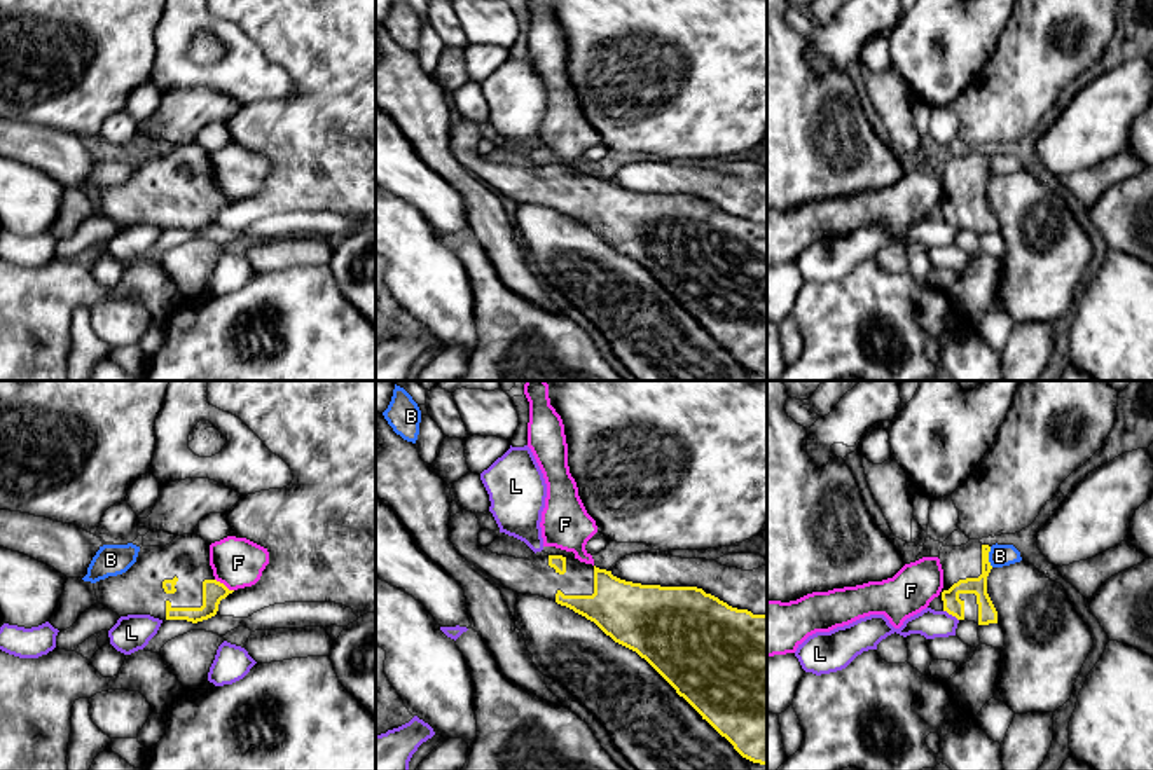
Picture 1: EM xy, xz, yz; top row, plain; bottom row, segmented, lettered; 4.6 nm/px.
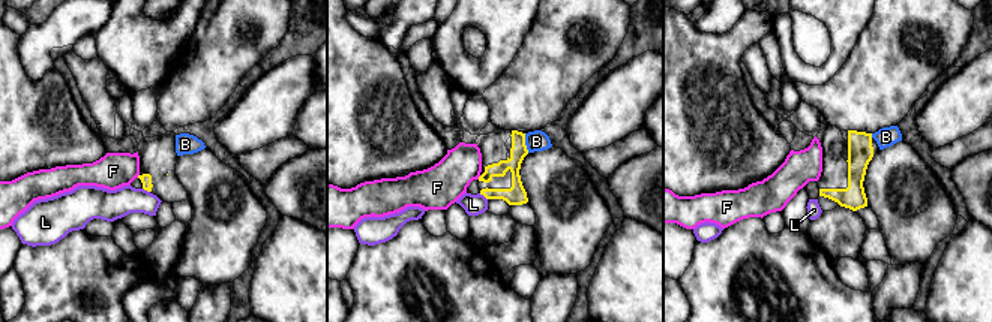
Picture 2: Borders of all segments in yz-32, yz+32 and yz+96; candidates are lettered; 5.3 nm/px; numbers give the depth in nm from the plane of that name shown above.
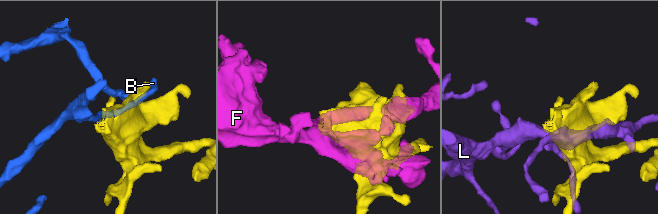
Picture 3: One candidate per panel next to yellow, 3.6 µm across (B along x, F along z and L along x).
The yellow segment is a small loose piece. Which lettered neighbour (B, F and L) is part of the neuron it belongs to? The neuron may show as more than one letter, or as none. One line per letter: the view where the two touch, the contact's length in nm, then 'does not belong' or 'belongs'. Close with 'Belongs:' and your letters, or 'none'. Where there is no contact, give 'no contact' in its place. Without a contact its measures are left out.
B: contact in yz; length 100 nm; does not belong
F: contact in xy; length 110 nm; does not belong
L: contact in yz; length 90 nm; does not belong
Belongs: none

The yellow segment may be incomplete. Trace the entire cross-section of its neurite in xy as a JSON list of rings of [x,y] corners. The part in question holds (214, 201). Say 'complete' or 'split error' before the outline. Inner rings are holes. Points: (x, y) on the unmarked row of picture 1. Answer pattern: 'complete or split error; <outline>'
split error; [[[192,141],[176,145],[166,155],[142,155],[136,171],[126,182],[94,192],[98,211],[119,225],[150,223],[162,230],[197,232],[215,225],[220,210],[234,199],[215,189],[210,175],[210,154]]]

